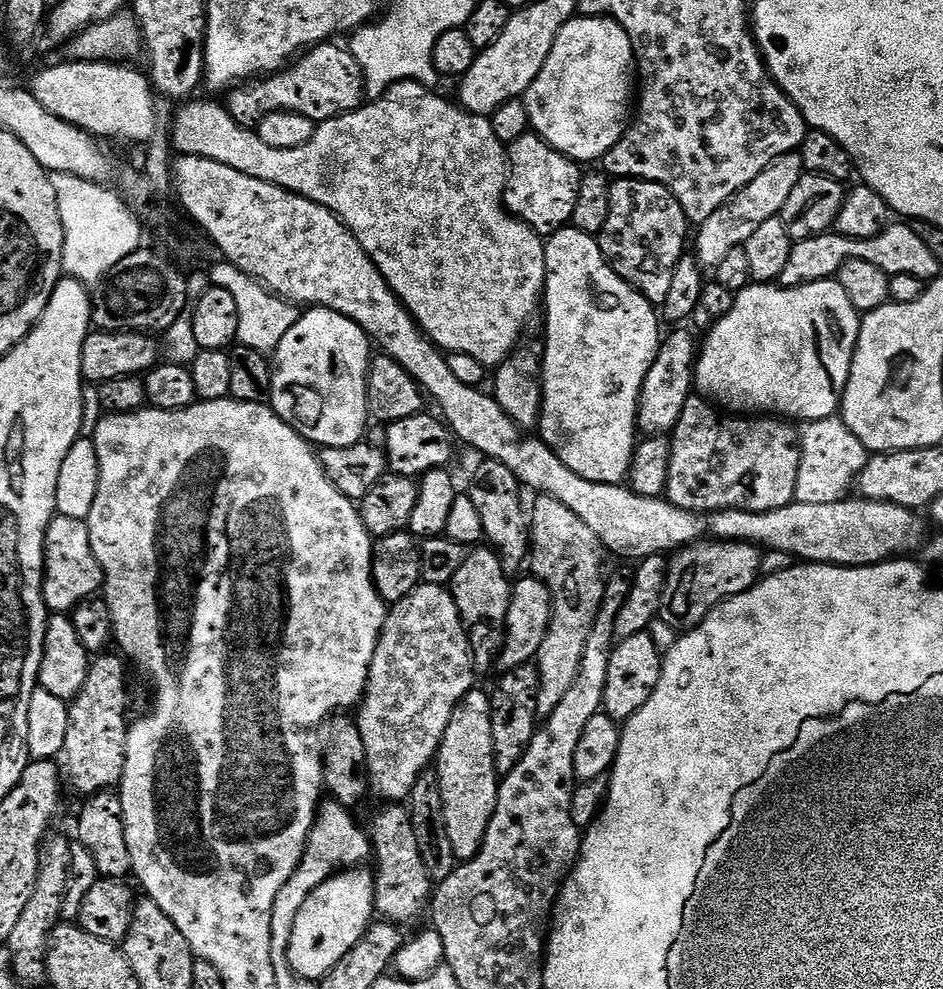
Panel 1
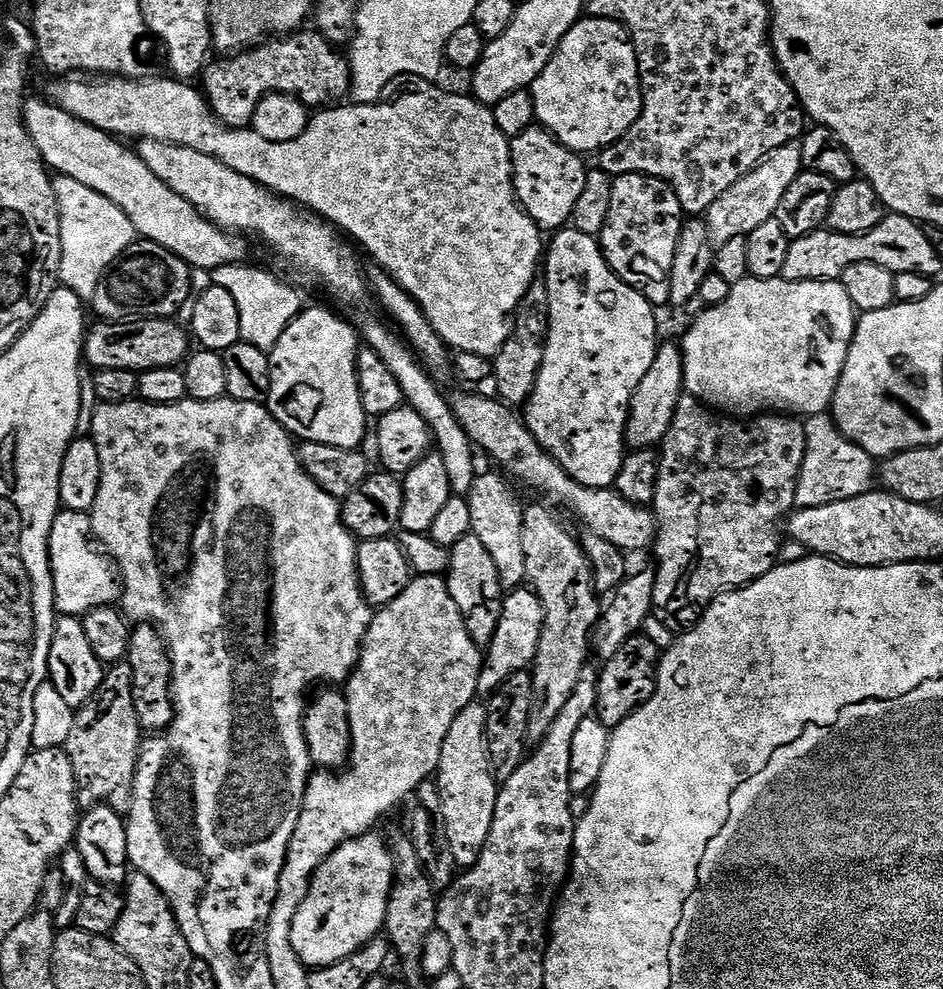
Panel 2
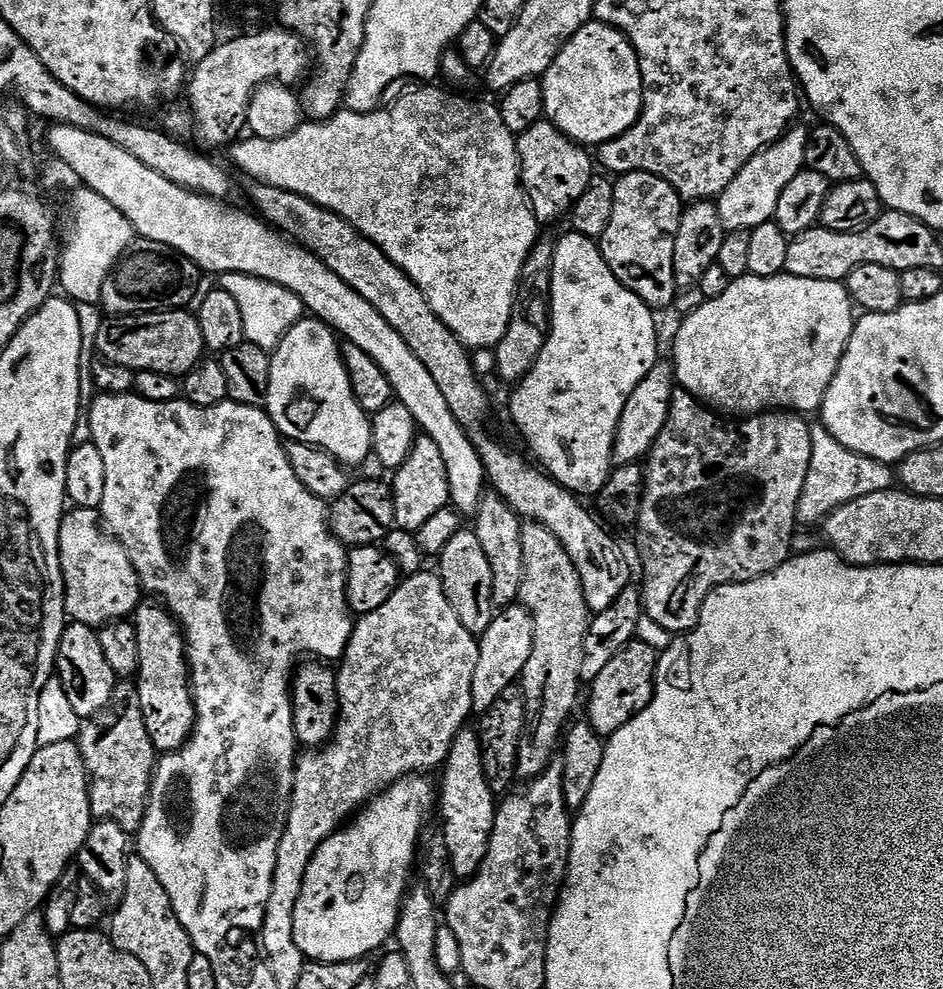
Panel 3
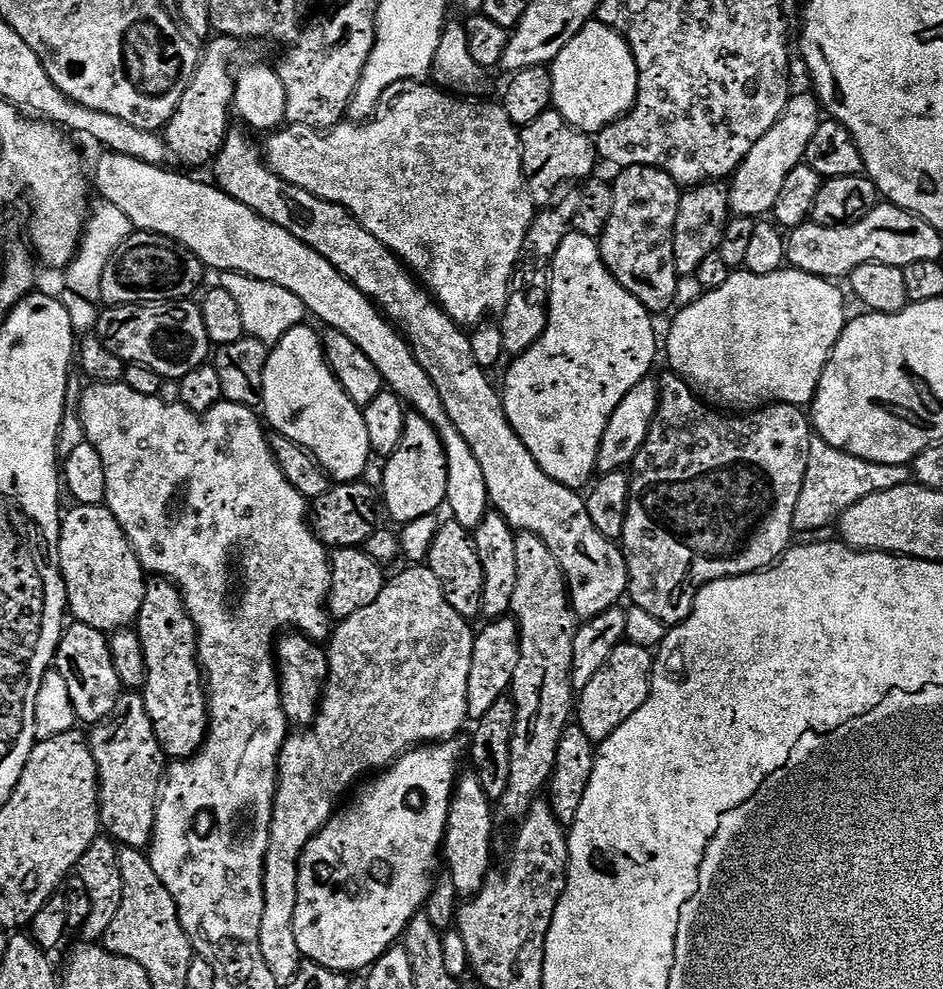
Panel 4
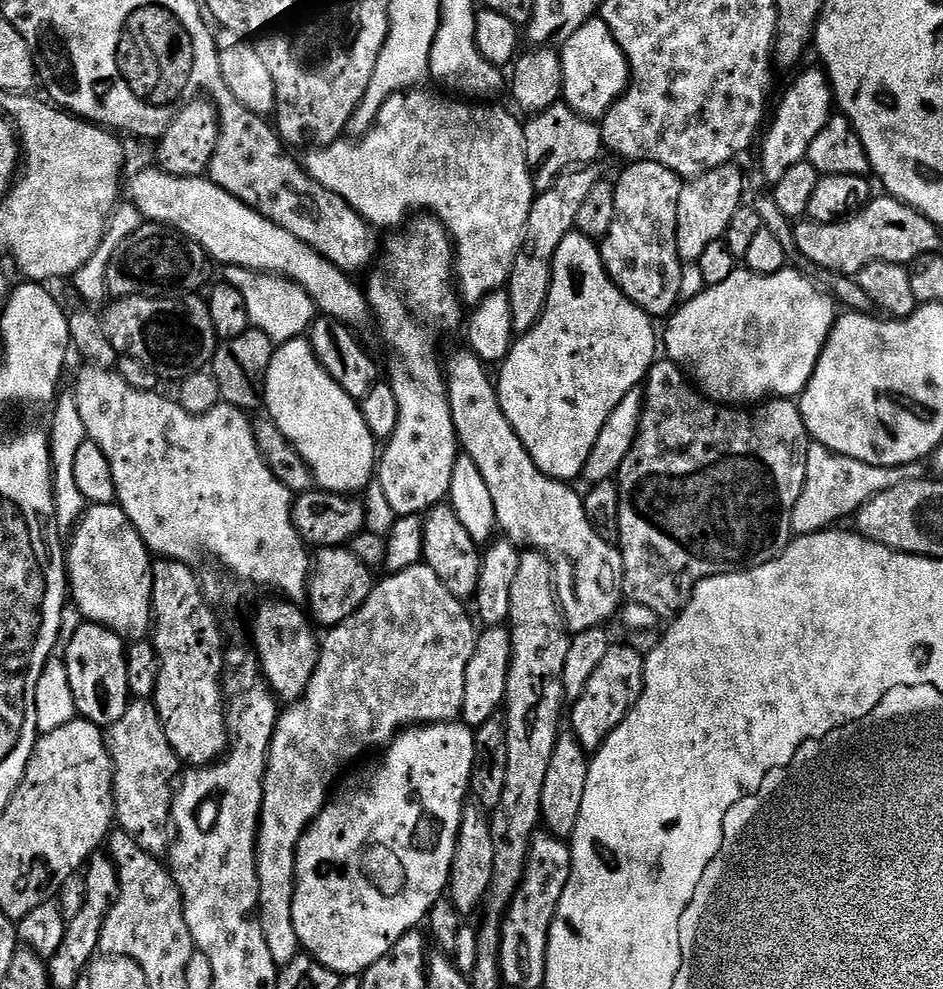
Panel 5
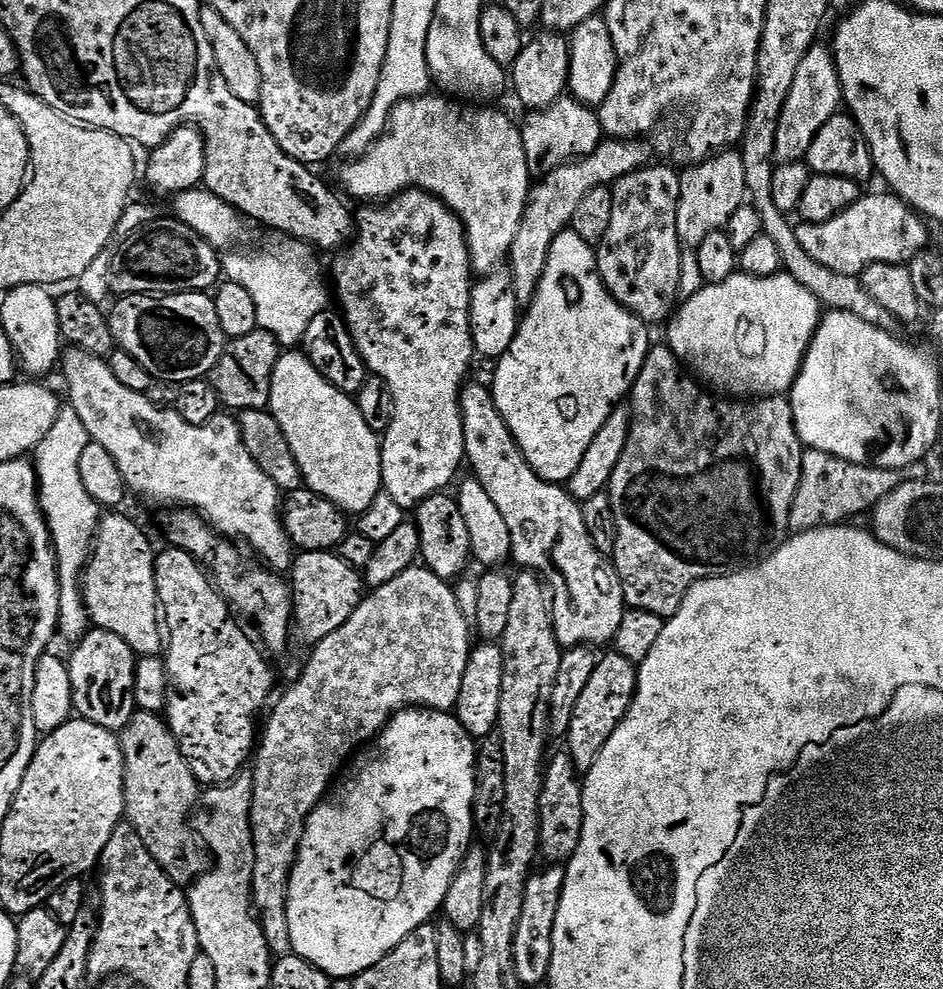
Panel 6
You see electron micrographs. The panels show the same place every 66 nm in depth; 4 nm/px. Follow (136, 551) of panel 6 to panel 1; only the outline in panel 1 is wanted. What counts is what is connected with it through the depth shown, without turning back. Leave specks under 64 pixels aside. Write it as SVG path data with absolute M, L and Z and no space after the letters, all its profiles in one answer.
M59 514L53 516L50 526L46 530L44 539L44 604L52 614L68 614L80 603L95 597L101 591L104 582L104 572L100 569L98 558L90 546L88 525L83 520L66 518Z

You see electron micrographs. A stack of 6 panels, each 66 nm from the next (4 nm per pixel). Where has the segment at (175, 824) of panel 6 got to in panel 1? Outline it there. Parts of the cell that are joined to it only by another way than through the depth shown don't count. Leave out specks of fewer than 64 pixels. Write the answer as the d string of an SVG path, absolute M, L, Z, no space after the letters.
M97 655L89 663L82 690L68 704L68 725L62 756L68 759L67 779L68 776L72 779L73 786L84 798L93 796L95 792L115 789L124 779L126 738L130 727L127 692L129 665L119 655L112 655Z

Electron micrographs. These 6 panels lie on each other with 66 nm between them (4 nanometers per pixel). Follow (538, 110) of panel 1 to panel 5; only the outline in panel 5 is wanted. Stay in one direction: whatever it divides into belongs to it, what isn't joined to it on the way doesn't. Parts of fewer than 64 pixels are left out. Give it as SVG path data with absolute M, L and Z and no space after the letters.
M602 18L588 20L559 49L564 79L563 103L569 104L579 116L599 121L628 88L628 59L622 54L610 26Z

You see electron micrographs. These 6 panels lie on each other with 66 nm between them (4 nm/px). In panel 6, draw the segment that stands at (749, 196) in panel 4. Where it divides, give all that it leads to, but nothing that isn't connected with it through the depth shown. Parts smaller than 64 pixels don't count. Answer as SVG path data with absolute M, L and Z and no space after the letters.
M817 42L812 45L806 58L802 58L798 75L794 77L794 86L790 86L790 98L786 98L786 106L778 122L776 160L804 160L810 150L810 142L814 142L814 134L818 134L818 130L822 130L822 126L826 126L826 122L830 122L830 118L837 115L841 108L836 57L827 43Z

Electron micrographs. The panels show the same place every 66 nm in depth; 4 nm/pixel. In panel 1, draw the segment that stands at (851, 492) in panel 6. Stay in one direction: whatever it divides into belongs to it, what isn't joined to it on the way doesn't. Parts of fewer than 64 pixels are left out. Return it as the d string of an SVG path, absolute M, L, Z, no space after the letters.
M839 415L807 421L799 429L799 434L800 465L795 503L822 506L845 499L851 493L848 492L851 488L853 491L870 459L866 445L853 434L850 426L846 426Z

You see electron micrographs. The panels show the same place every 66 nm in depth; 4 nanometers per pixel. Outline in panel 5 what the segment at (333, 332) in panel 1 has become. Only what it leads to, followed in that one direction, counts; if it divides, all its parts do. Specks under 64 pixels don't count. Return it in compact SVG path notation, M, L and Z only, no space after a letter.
M301 338L299 340L287 340L287 342L279 345L279 347L277 347L275 351L273 351L272 361L270 362L270 370L266 374L266 390L264 391L264 403L266 405L267 415L271 418L272 421L276 423L276 425L278 426L278 430L282 430L282 434L286 434L286 438L288 439L289 442L291 442L293 446L295 446L295 448L298 450L298 454L302 454L302 458L305 460L306 463L308 463L308 468L312 472L313 481L315 481L315 483L319 485L319 487L323 489L323 491L343 492L345 494L360 494L360 491L362 491L363 488L366 487L368 483L370 482L373 483L376 474L376 469L378 467L378 441L376 441L374 437L370 434L370 430L366 426L366 422L364 421L364 419L362 418L362 414L360 413L359 403L357 403L357 401L351 400L351 398L349 398L347 394L345 394L338 386L338 382L334 382L334 378L330 378L330 374L328 373L328 371L326 371L326 369L323 368L323 366L320 365L320 363L318 362L318 358L314 354L314 350L312 349L311 343L309 343L307 339Z

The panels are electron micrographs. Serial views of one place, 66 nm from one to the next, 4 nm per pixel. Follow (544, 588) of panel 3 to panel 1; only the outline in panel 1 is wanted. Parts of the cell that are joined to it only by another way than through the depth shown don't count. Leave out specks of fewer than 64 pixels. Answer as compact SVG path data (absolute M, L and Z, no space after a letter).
M537 495L536 501L530 504L530 572L537 580L544 581L548 585L552 595L552 621L546 630L546 638L542 638L542 646L535 658L536 669L540 672L540 685L538 686L538 706L536 715L547 718L566 698L566 690L574 686L574 678L582 666L582 650L586 650L586 638L590 638L590 630L598 618L598 610L602 606L604 586L606 583L606 571L600 565L600 552L602 545L599 538L570 510L570 506L562 506L558 498Z

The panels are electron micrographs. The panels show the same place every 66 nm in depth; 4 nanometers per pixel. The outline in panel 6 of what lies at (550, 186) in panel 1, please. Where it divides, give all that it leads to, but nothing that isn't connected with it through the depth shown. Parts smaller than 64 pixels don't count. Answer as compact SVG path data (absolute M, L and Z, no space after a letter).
M571 94L561 96L550 106L529 111L527 115L519 129L522 146L526 150L528 175L532 178L548 176L563 164L589 156L605 139L597 109L583 104Z

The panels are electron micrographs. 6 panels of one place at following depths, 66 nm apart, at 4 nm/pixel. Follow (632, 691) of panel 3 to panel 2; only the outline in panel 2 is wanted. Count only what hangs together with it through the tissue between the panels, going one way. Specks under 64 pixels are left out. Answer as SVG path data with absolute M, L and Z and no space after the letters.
M637 634L627 640L622 646L622 650L618 650L618 654L603 661L604 669L598 672L596 682L595 715L599 716L600 721L609 730L626 722L626 718L630 718L630 714L638 711L652 697L656 689L655 678L661 656L662 649L654 646L654 642L650 642L650 638L646 638L643 634Z

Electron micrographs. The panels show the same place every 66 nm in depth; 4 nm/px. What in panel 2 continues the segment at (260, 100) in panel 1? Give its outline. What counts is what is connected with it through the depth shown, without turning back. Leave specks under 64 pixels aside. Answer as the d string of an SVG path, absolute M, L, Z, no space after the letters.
M308 31L269 39L205 67L202 73L204 99L227 128L249 127L254 110L258 110L258 102L273 94L293 96L309 110L323 110L349 95L352 87L349 61L345 57L343 60L336 53L339 51L319 31Z

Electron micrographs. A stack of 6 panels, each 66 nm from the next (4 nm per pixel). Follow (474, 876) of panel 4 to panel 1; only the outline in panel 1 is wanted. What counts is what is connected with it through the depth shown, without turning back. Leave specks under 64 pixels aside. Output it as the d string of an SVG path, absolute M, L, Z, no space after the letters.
M473 690L458 702L454 714L450 714L450 722L444 731L440 749L436 752L434 767L436 777L440 779L446 834L450 834L450 850L454 850L457 861L463 862L474 858L482 846L482 838L486 838L490 818L496 809L498 791L498 773L494 766L494 742L492 741L492 701L487 691Z

